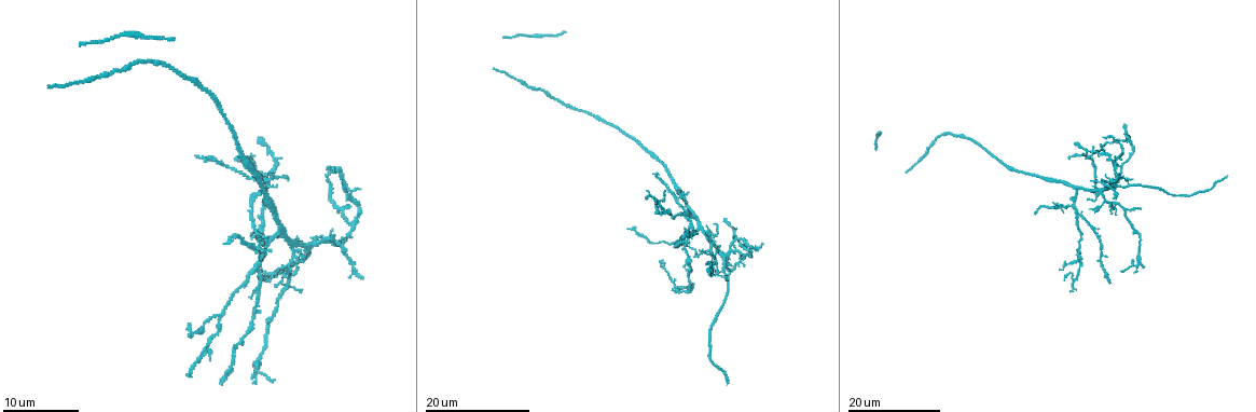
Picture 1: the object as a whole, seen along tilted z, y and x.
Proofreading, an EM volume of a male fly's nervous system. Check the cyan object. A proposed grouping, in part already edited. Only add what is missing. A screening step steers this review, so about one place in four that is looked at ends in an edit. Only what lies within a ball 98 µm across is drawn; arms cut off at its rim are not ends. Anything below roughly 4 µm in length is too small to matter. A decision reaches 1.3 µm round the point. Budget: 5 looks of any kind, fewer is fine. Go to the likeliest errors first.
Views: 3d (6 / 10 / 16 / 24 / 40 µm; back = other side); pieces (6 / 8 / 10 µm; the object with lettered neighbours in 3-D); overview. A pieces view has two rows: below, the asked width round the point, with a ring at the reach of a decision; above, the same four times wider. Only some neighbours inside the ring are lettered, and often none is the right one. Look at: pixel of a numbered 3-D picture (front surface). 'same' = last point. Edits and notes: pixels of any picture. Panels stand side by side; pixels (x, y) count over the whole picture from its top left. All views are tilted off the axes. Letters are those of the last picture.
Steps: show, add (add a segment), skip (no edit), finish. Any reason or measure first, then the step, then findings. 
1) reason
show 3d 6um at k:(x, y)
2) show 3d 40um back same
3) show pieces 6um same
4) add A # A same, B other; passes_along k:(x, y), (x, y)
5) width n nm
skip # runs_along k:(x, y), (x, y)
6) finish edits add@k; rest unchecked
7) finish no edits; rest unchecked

an open end
show 3d 16um at 1:(562, 31)

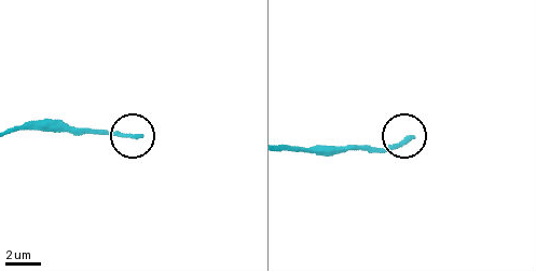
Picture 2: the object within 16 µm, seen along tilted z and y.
show pieces 10um at 2:(140, 137)

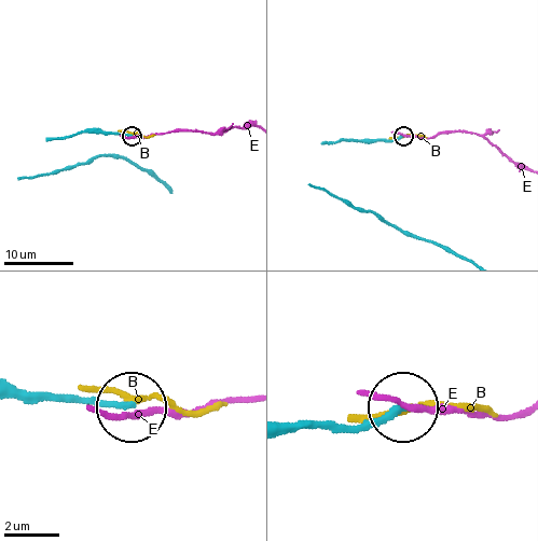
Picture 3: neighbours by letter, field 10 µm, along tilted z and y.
skip # B other, E other; none of them fits

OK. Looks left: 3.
branch stops here
show 3d 16um at 1:(362, 278)

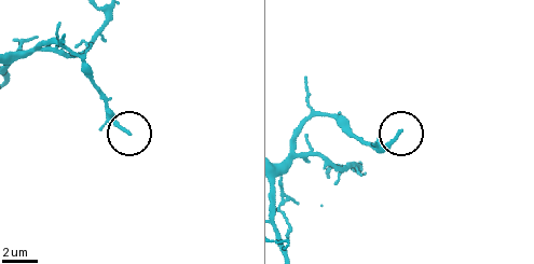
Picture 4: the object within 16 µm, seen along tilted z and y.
what lies round it
show pieces 6um at 4:(127, 130)

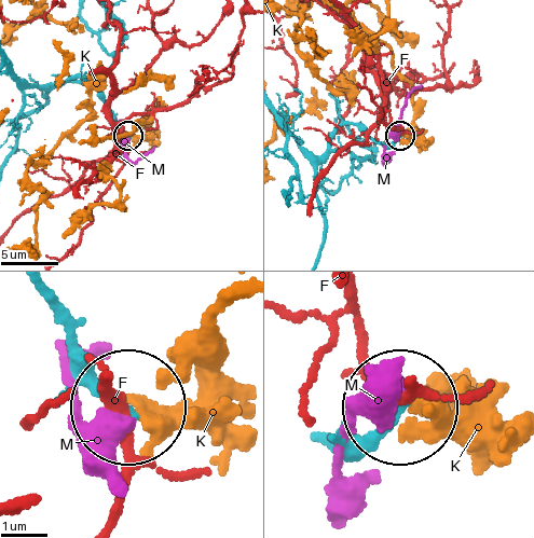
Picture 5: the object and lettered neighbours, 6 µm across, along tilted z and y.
skip # F other, K other, M other; none of them fits

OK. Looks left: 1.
finish no edits; rest unchecked

